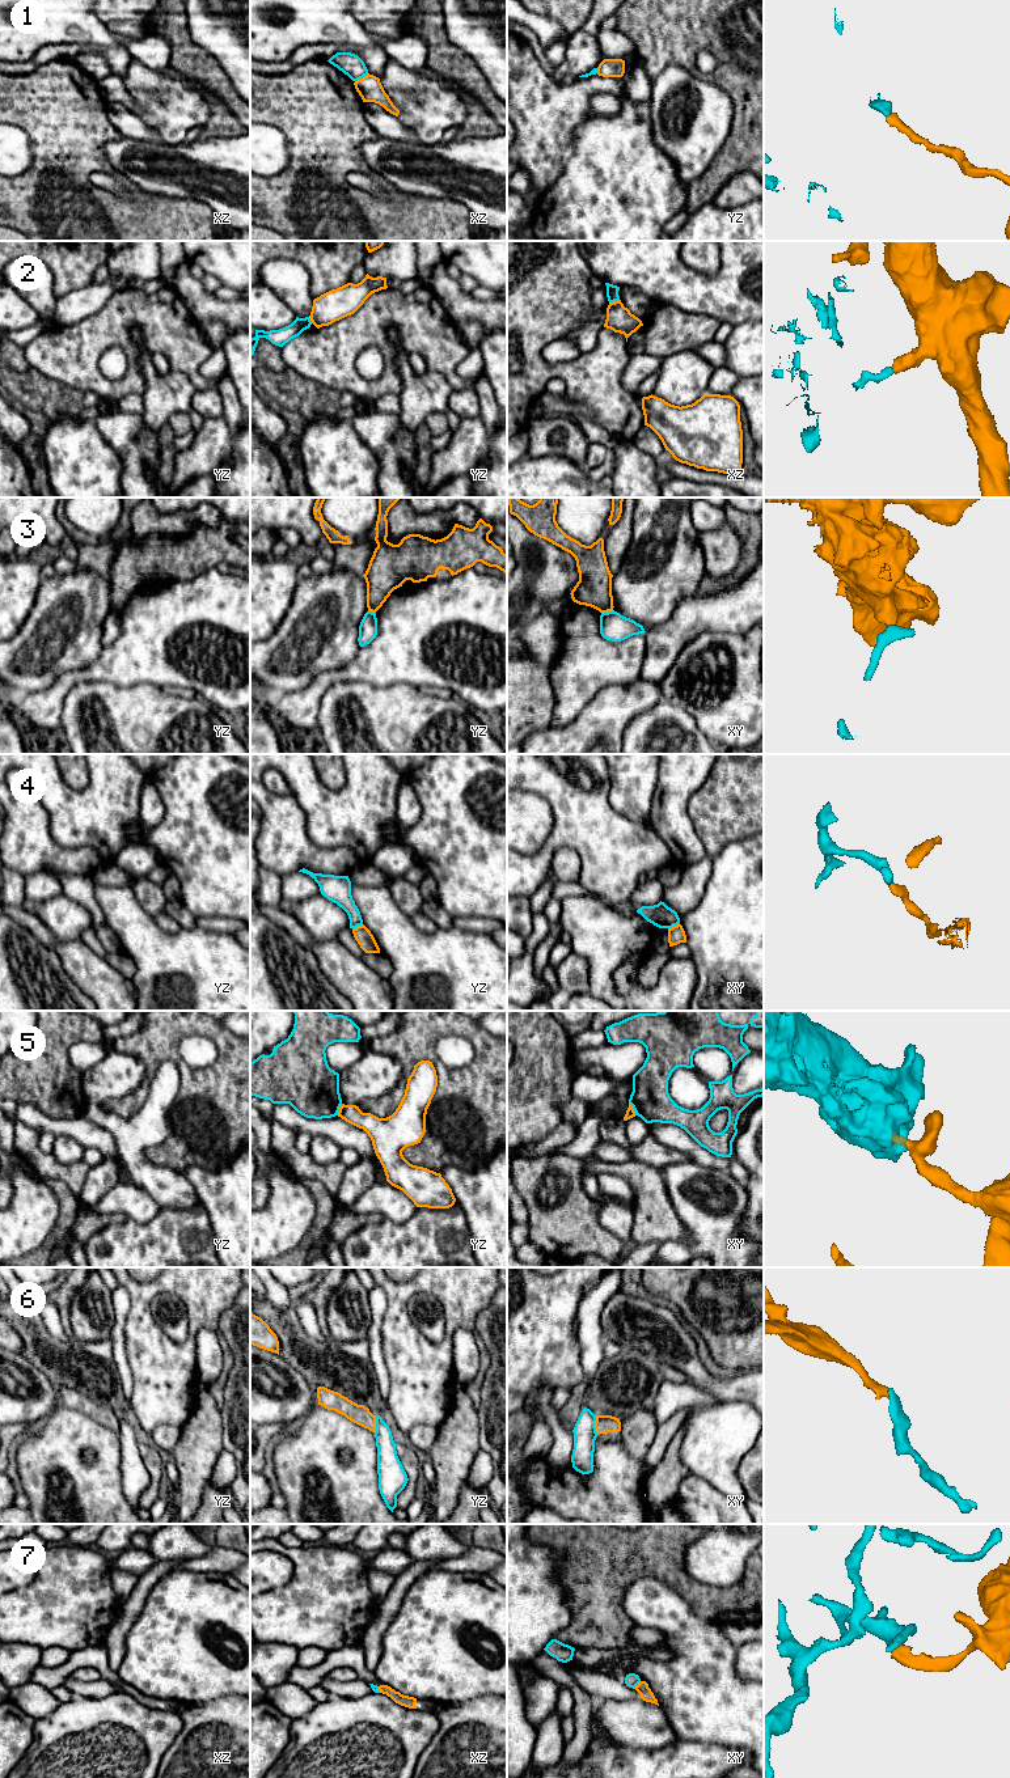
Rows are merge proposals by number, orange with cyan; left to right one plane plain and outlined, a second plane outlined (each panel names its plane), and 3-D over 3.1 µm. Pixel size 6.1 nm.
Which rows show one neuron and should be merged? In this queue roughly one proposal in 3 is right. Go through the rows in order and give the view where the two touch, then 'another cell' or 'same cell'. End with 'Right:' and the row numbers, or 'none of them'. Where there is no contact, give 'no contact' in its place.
1: meets orange in xz; another cell
2: meets orange in xz; another cell
3: meets orange in xy; another cell
4: meets orange in xy; another cell
5: meets orange in xy; another cell
6: meets orange in xy; another cell
7: meets orange in xy; another cell
Right: none of them

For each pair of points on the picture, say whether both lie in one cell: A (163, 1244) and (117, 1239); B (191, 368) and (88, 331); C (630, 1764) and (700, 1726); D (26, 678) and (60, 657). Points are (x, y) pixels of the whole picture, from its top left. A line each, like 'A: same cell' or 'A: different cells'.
A: same cell
B: same cell
C: different cells
D: same cell

